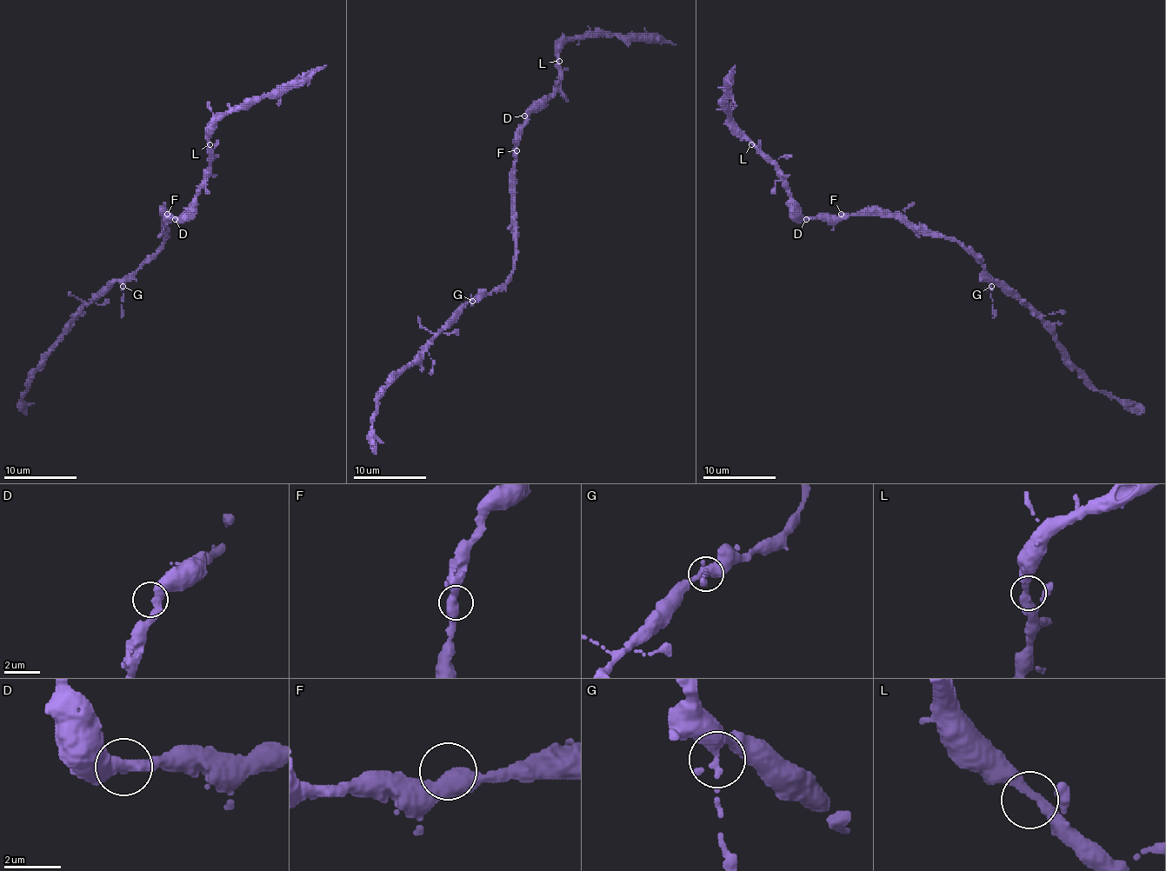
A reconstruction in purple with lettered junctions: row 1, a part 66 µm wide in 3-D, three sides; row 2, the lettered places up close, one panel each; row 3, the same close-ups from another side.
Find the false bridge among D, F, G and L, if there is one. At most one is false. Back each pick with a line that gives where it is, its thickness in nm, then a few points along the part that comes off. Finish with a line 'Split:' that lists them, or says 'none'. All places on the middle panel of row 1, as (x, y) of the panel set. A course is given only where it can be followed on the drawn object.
Split: none

